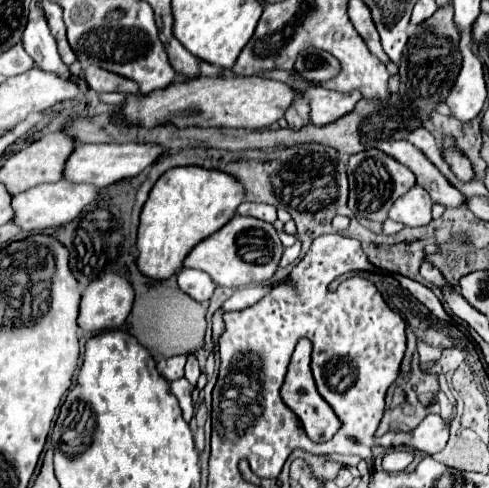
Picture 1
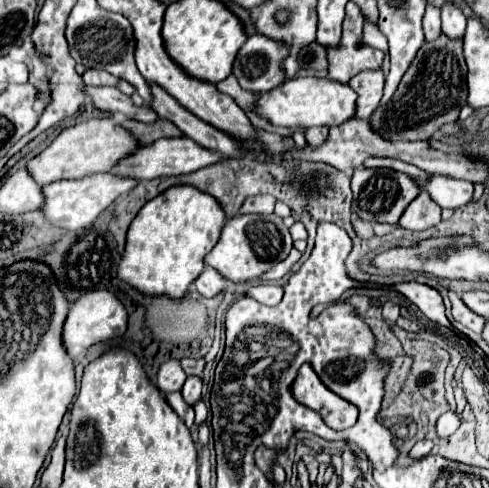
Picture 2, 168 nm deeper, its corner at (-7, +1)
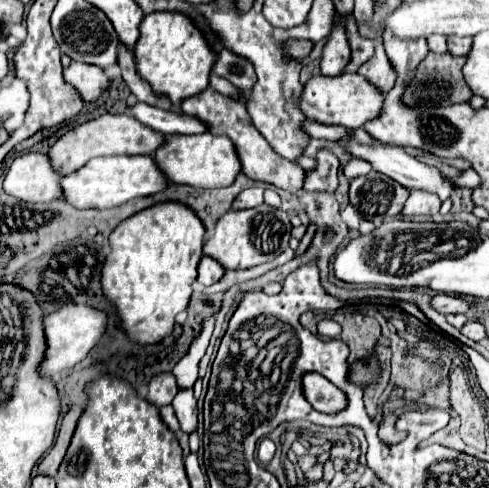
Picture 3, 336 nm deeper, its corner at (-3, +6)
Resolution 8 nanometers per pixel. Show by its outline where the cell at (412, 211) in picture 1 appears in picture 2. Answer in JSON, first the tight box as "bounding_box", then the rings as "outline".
{"bounding_box":[400,191,440,229],"outline":[[[422,191],[410,205],[408,209],[402,213],[400,217],[400,227],[404,229],[428,229],[440,223],[440,205],[436,205],[436,201]]]}

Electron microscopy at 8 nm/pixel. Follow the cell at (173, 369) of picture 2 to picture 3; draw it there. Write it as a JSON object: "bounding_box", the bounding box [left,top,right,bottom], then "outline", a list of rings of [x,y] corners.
{"bounding_box":[146,374,178,408],"outline":[[[158,374],[148,384],[146,400],[160,408],[160,406],[172,404],[176,392],[178,392],[178,388],[176,388],[176,380],[172,380],[172,374]]]}

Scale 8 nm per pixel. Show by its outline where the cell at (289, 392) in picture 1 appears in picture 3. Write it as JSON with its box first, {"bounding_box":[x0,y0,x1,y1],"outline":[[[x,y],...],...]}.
{"bounding_box":[302,374,346,414],"outline":[[[306,374],[302,380],[304,386],[304,396],[306,400],[318,410],[326,414],[334,414],[346,404],[344,392],[340,392],[334,384],[330,384],[324,376],[320,374]]]}

